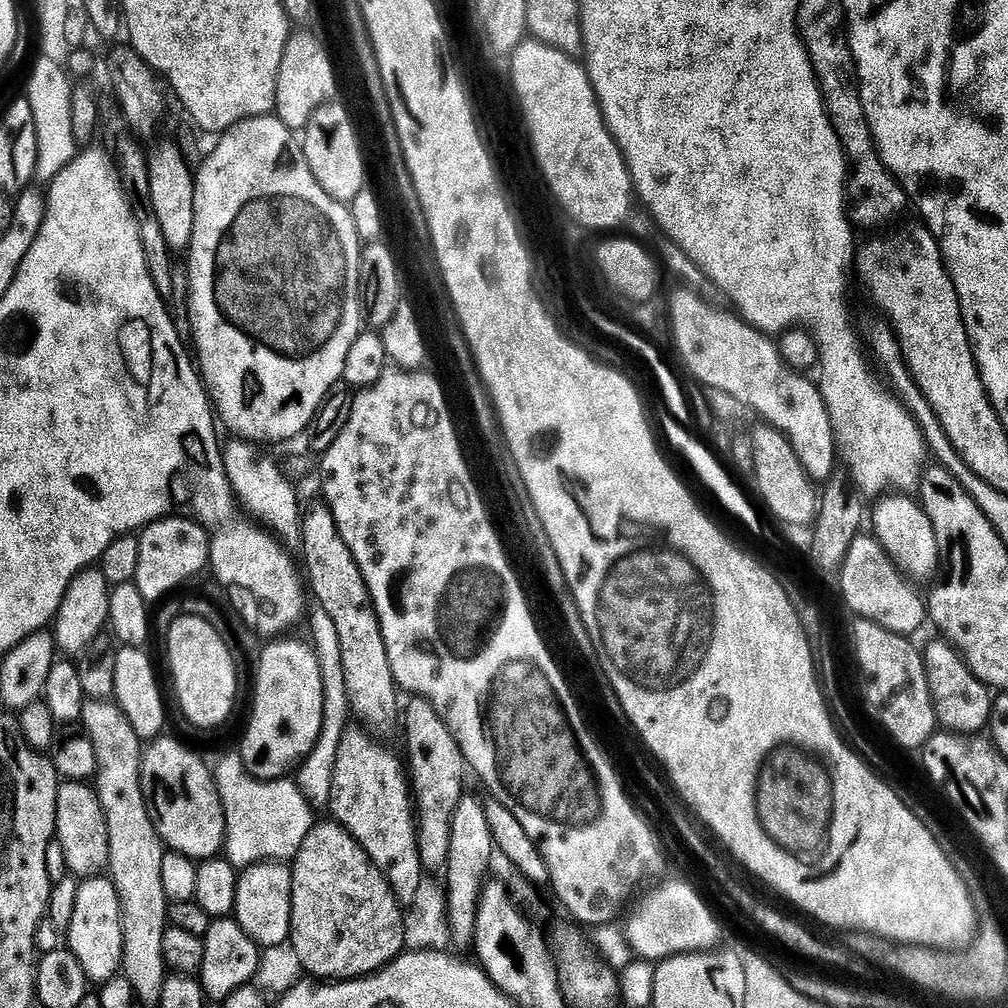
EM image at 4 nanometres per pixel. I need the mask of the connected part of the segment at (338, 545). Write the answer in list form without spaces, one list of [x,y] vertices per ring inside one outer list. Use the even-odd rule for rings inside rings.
[[[319,502],[305,511],[300,525],[299,543],[304,544],[304,564],[308,567],[306,584],[316,595],[323,615],[338,630],[338,642],[342,646],[342,666],[346,674],[346,690],[349,703],[368,720],[384,724],[396,712],[398,685],[392,677],[390,658],[386,650],[376,606],[360,573],[358,562],[346,546],[336,525],[336,519],[327,503]]]

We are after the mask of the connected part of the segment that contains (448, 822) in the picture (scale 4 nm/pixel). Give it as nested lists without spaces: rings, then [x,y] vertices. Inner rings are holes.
[[[412,698],[409,699],[408,709],[404,712],[404,732],[408,735],[408,760],[406,756],[406,764],[410,769],[410,788],[414,793],[414,804],[418,809],[418,843],[420,846],[420,862],[424,865],[425,869],[429,873],[440,872],[443,873],[448,867],[448,859],[450,858],[450,838],[452,837],[452,819],[456,813],[456,807],[458,802],[466,794],[466,788],[464,788],[464,772],[466,773],[466,765],[464,762],[464,755],[462,750],[458,746],[456,739],[452,737],[451,730],[446,726],[446,722],[438,714],[438,710],[434,710],[434,706],[426,699]]]

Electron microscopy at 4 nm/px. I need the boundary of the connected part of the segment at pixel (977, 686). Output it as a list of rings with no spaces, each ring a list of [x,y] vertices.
[[[943,639],[923,649],[924,668],[928,672],[928,689],[936,711],[936,723],[945,732],[980,734],[989,727],[994,715],[994,696],[987,684],[968,669],[963,656]]]

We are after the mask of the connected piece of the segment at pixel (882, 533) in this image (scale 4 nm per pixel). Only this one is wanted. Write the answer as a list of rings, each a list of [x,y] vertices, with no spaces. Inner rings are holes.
[[[890,494],[879,501],[876,509],[871,509],[870,524],[871,531],[882,547],[888,551],[888,556],[892,563],[900,569],[901,573],[909,581],[928,580],[932,575],[939,573],[942,568],[940,559],[940,547],[938,538],[934,534],[932,519],[929,518],[927,511],[919,503],[916,504],[909,495]]]

